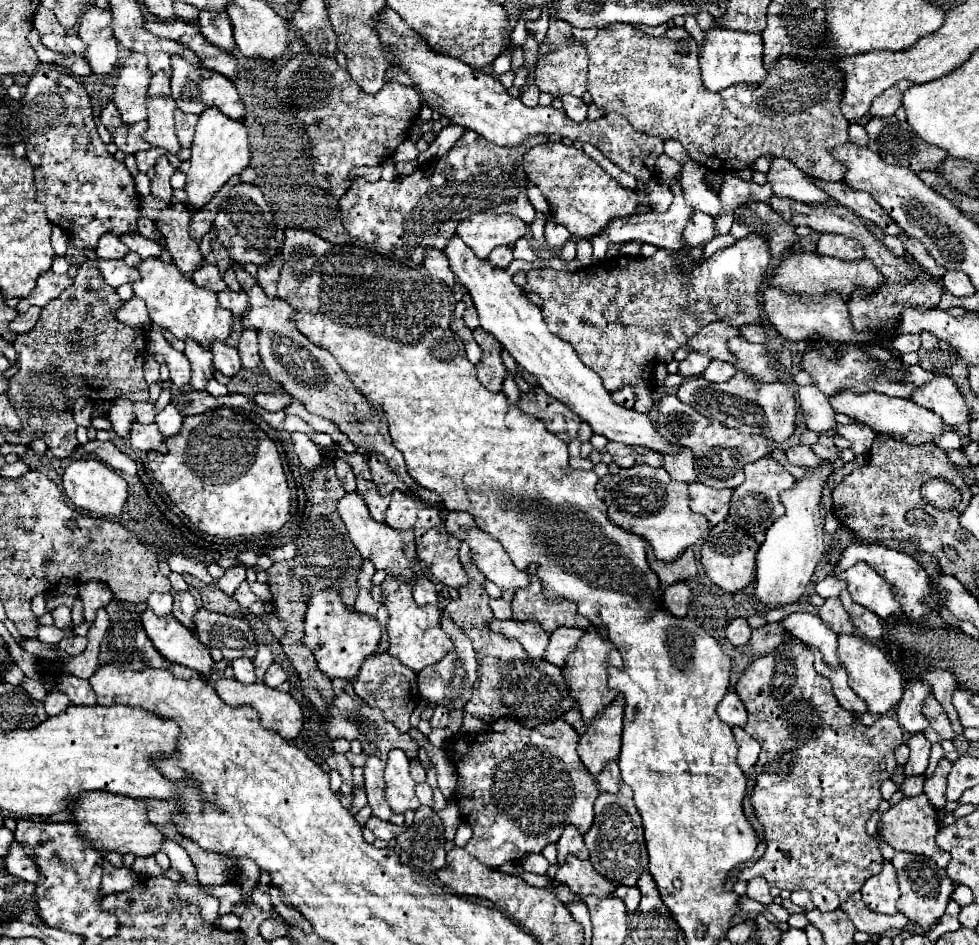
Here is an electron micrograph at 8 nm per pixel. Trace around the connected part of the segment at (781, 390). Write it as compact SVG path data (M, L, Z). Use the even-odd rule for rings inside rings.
M736 372L734 378L724 384L708 382L702 376L694 376L684 380L684 384L680 384L676 396L684 404L692 404L692 408L696 408L702 416L728 424L729 428L738 428L740 432L764 434L780 444L788 440L796 430L796 398L794 398L794 386L790 382L764 384L756 382L746 372Z

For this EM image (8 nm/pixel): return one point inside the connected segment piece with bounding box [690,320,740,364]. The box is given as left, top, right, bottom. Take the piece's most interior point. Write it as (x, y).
(713, 339)

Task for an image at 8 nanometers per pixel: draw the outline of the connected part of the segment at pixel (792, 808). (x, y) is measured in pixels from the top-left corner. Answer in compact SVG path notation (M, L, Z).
M784 632L784 642L782 642L774 652L770 652L768 656L762 656L762 658L758 658L758 660L754 660L754 662L744 670L744 674L742 674L740 680L736 682L736 694L742 698L742 702L744 702L746 710L748 710L748 724L746 724L744 730L746 730L752 738L760 740L760 744L762 744L760 758L758 758L758 762L756 762L756 766L754 766L754 770L756 770L756 786L754 786L754 792L752 792L750 800L752 800L752 806L754 806L754 810L756 810L756 818L758 818L758 822L760 822L762 828L764 828L764 838L766 838L766 852L764 852L764 856L762 856L756 864L752 864L750 870L740 870L740 872L736 874L736 880L748 882L748 880L752 880L752 878L756 878L756 876L762 876L762 878L768 880L770 886L776 886L776 888L780 888L780 890L788 888L788 890L794 892L794 890L806 888L806 890L810 890L812 902L816 904L816 908L820 908L820 910L824 910L824 912L826 912L826 910L836 910L850 894L854 894L854 892L858 892L858 890L862 888L864 878L874 876L876 872L882 870L884 856L882 856L882 852L880 852L880 848L878 848L876 838L872 838L872 836L866 832L866 822L868 822L870 816L878 810L878 804L880 804L880 800L882 800L880 784L882 784L886 778L892 776L892 770L894 770L894 766L896 766L894 748L904 742L902 728L898 726L896 720L892 720L892 718L888 718L888 716L886 716L886 724L880 722L880 720L878 720L874 726L864 726L864 724L860 724L860 720L858 720L852 712L844 710L844 708L838 704L838 700L836 700L836 696L834 696L834 692L832 692L832 682L830 682L826 676L822 676L822 674L818 674L818 672L814 670L814 652L812 652L804 642L796 640L796 636L792 636L790 632Z

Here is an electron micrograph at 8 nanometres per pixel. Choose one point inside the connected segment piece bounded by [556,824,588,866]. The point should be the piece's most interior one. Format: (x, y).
(570, 842)

